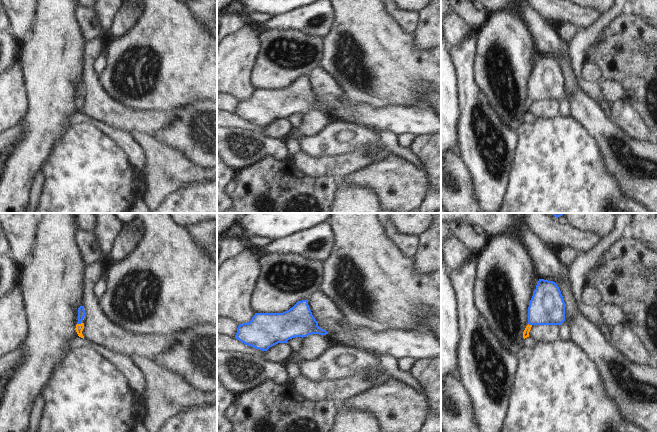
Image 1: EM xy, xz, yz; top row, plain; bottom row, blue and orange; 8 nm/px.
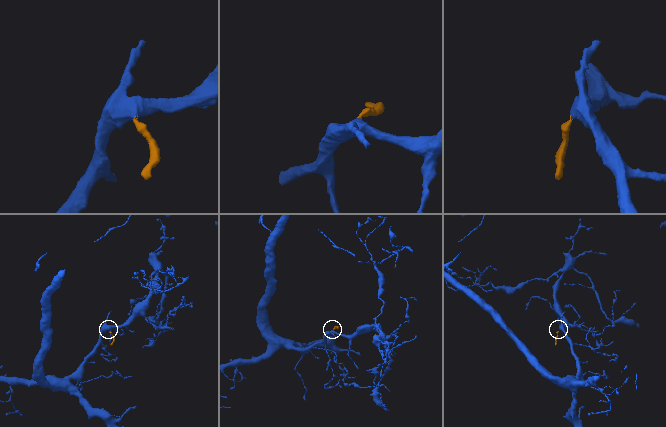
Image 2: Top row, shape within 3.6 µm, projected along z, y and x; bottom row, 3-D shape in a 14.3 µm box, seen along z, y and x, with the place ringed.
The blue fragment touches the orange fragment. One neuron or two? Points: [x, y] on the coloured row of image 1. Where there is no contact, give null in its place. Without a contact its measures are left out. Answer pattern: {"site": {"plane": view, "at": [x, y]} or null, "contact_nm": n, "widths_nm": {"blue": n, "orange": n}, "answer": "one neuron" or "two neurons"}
{"site": {"plane": "xy", "at": [79, 323]}, "contact_nm": 40, "widths_nm": {"blue": 60, "orange": 70}, "answer": "one neuron"}

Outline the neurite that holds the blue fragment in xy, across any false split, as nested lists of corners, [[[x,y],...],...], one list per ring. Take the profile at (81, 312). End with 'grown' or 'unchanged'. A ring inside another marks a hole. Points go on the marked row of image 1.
[[[80,306],[78,308],[78,322],[77,322],[75,330],[78,334],[78,336],[83,338],[83,339],[84,339],[84,336],[82,334],[82,331],[84,329],[84,323],[82,321],[84,320],[84,317],[85,317],[84,306]]]; grown

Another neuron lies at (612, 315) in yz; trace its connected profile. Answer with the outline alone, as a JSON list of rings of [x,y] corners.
[[[602,303],[599,306],[599,309],[608,326],[621,325],[625,323],[625,315],[622,309],[616,305]]]

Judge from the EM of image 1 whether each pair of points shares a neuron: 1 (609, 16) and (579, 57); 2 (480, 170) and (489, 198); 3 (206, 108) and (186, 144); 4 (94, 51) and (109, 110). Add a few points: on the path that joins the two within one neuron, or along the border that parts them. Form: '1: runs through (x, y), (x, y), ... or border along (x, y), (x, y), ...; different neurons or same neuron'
1: runs through (599, 25), (579, 47); same neuron
2: runs through (487, 177), (489, 179), (489, 191); same neuron
3: runs through (206, 117), (206, 124), (195, 135); same neuron
4: runs through (89, 66), (89, 76), (94, 95); same neuron

